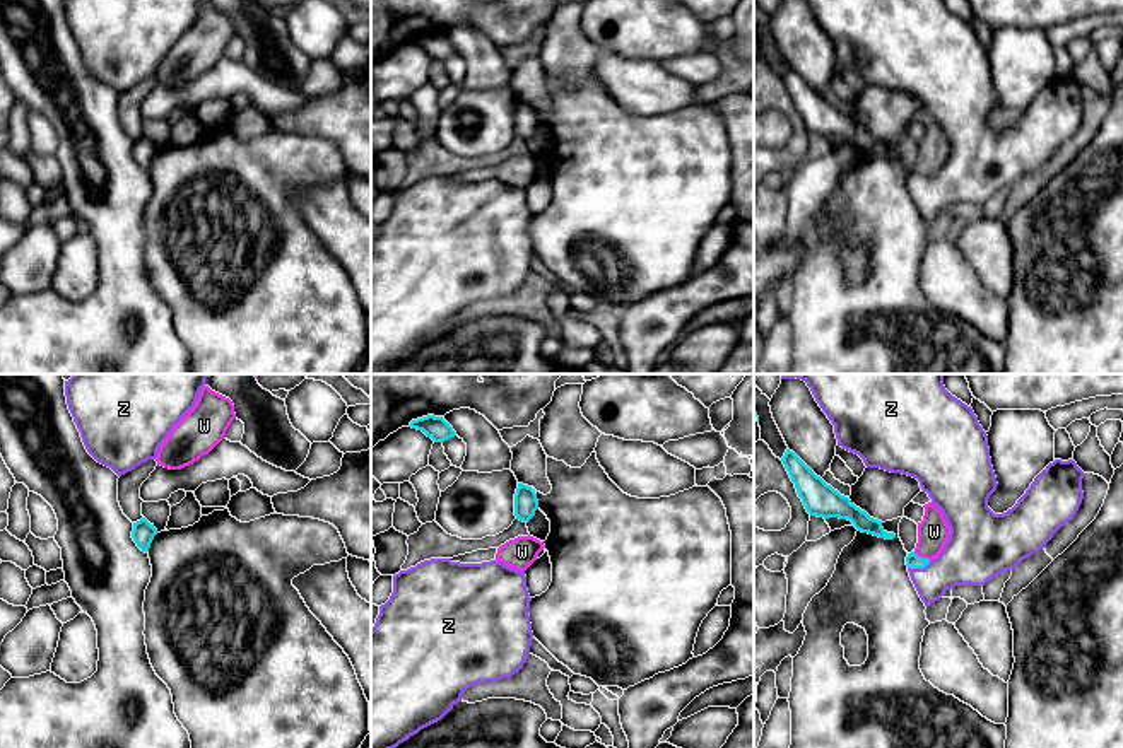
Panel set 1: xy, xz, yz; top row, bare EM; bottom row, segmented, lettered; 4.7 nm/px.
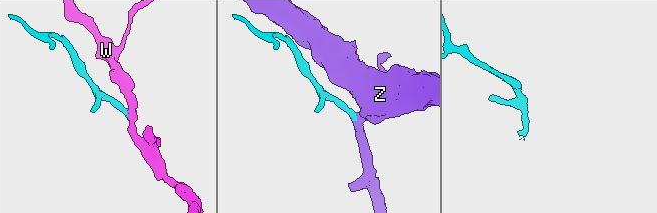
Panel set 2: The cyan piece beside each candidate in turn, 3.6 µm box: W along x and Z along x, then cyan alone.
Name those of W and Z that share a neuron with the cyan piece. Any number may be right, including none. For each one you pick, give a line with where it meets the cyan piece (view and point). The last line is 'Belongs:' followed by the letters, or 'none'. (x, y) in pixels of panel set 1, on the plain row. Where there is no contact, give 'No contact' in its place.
Z: Touches cyan at yz (918, 185)
Belongs: Z

